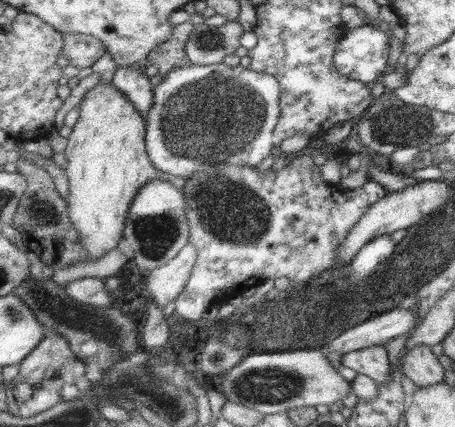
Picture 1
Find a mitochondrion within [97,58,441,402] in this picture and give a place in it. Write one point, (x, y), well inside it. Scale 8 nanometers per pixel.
(216, 116)

